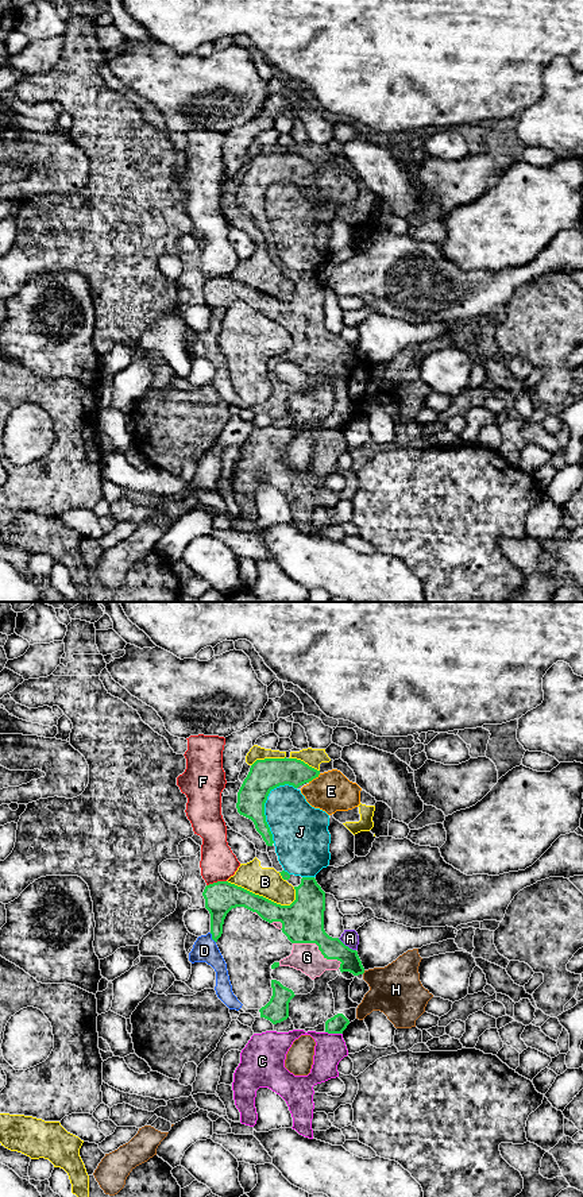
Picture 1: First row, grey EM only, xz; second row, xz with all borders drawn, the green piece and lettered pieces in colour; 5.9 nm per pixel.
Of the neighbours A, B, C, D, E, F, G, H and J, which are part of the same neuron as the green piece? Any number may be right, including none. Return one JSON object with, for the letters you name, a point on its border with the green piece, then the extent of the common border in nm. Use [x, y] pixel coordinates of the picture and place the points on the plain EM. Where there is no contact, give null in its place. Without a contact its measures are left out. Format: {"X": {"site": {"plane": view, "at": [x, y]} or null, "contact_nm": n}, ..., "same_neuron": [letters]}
{"D": {"site": {"plane": "xz", "at": [212, 333]}, "contact_nm": 70}, "E": {"site": {"plane": "xz", "at": [313, 173]}, "contact_nm": 90}, "G": {"site": {"plane": "xz", "at": [319, 344]}, "contact_nm": 320}, "same_neuron": ["D", "E", "G"]}

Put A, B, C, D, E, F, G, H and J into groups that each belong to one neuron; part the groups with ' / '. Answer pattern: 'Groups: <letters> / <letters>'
Groups: A / B J / C / D E G / F / H

